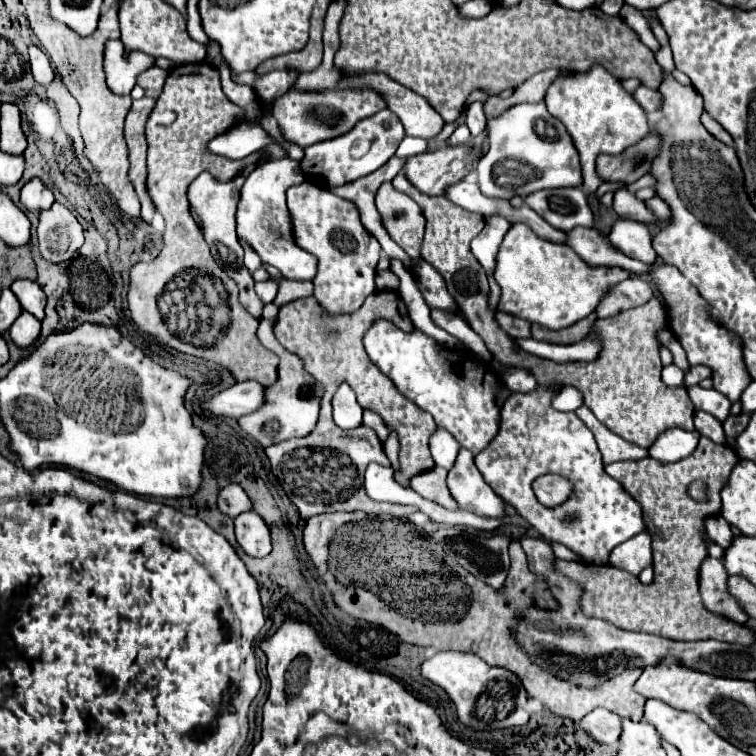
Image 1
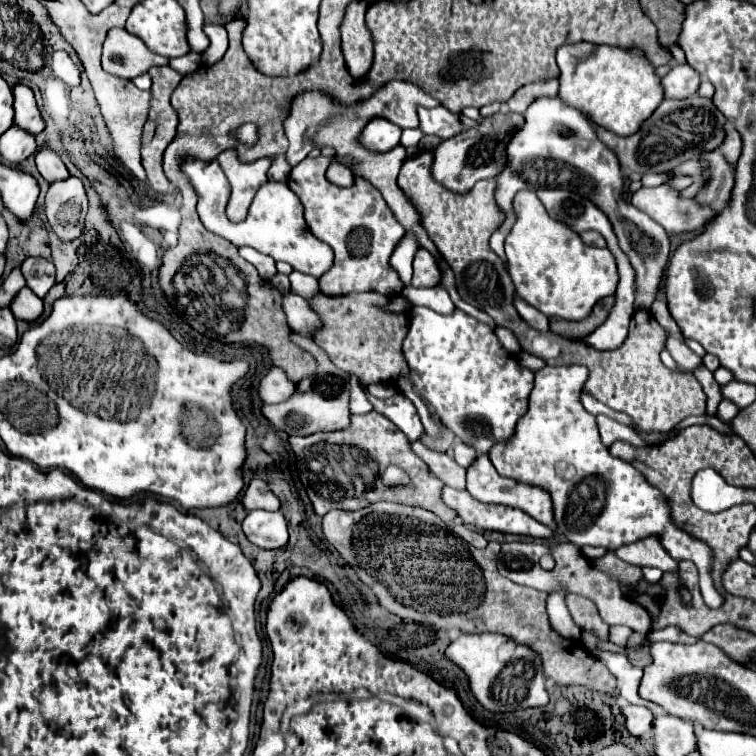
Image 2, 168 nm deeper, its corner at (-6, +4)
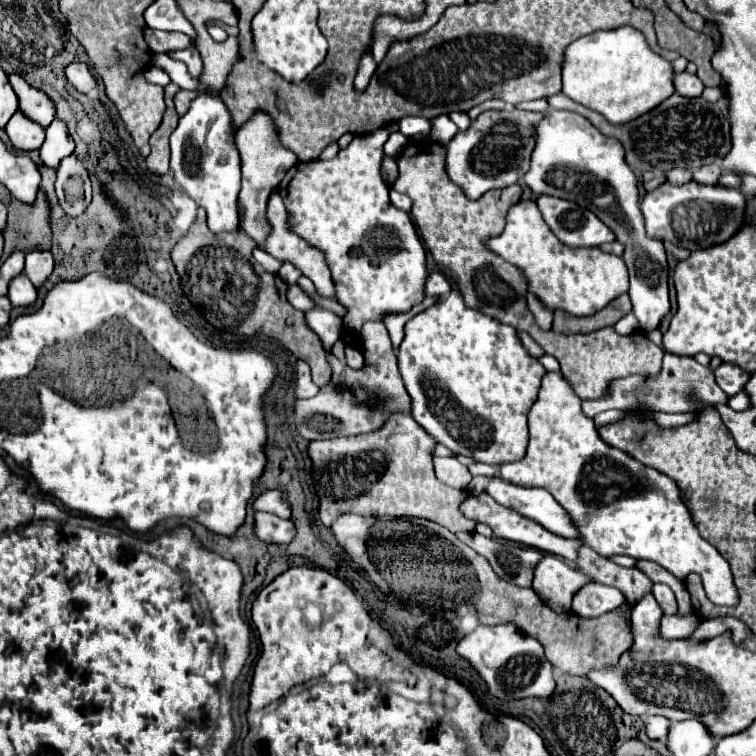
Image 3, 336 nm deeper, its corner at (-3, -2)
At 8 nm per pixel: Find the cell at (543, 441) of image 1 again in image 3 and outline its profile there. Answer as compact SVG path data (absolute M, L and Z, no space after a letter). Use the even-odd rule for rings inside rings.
M546 373L536 403L528 415L530 427L530 445L524 459L516 463L500 465L500 479L512 481L522 487L542 487L552 493L552 497L570 513L572 521L580 529L580 537L592 549L598 549L600 555L630 555L638 559L648 559L664 569L668 569L680 581L688 573L700 573L708 599L714 605L738 605L738 589L734 585L730 567L720 553L700 537L686 503L682 501L678 485L664 473L646 469L642 463L632 459L628 453L606 445L594 429L594 421L582 413L580 399L562 377L562 373Z

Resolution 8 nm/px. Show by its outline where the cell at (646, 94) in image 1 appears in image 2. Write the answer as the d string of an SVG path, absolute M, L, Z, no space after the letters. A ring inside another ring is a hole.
M687 63L673 65L673 69L661 79L665 99L685 99L695 95L699 89L699 75Z

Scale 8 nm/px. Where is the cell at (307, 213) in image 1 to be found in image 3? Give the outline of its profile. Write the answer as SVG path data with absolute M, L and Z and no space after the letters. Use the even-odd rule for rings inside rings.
M390 129L354 135L346 149L330 161L296 163L278 187L288 211L288 225L308 245L324 253L336 285L336 299L346 307L344 325L354 335L366 321L382 321L384 315L408 313L426 297L426 251L412 217L388 199L390 187L380 175L384 143Z

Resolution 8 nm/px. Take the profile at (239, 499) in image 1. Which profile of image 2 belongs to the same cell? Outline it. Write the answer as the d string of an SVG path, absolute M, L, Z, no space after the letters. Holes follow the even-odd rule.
M253 477L243 493L243 499L241 499L243 507L247 511L253 511L253 509L265 509L265 511L277 511L279 509L279 499L269 491L267 483L261 481L259 477Z

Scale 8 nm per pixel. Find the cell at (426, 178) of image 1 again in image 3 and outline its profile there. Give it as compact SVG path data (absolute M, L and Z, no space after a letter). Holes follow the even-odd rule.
M520 109L480 113L466 131L456 133L456 137L448 143L448 177L458 187L462 187L470 199L478 199L490 189L500 189L518 183L530 165L530 153L534 151L536 141L536 125L538 121L542 121L542 115L544 113L530 113Z

